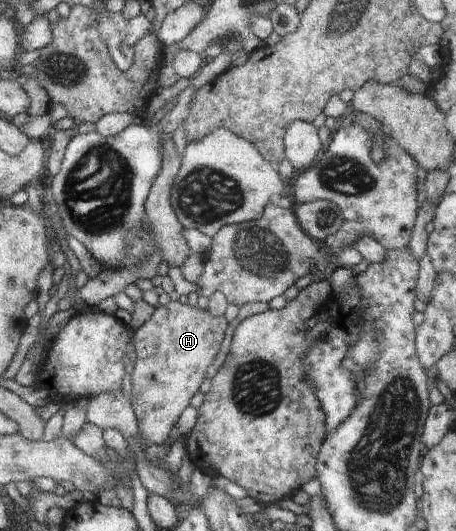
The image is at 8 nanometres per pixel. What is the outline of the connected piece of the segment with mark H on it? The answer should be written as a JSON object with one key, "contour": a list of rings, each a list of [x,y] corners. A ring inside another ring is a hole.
{"contour":[[[170,301],[166,305],[155,307],[154,314],[137,330],[132,331],[131,340],[135,346],[137,358],[132,379],[131,405],[136,412],[136,422],[144,439],[147,450],[152,444],[158,447],[169,437],[174,423],[184,409],[189,407],[189,401],[199,391],[206,369],[211,365],[225,337],[228,322],[224,316],[213,316],[208,310],[195,308],[189,304]]]}

